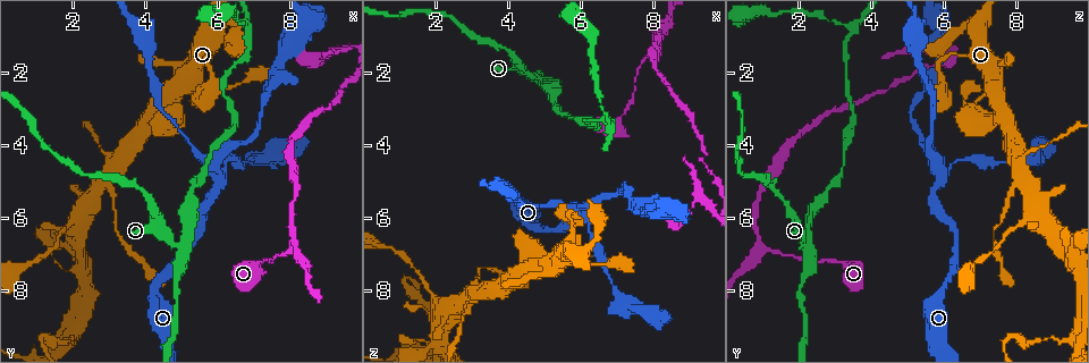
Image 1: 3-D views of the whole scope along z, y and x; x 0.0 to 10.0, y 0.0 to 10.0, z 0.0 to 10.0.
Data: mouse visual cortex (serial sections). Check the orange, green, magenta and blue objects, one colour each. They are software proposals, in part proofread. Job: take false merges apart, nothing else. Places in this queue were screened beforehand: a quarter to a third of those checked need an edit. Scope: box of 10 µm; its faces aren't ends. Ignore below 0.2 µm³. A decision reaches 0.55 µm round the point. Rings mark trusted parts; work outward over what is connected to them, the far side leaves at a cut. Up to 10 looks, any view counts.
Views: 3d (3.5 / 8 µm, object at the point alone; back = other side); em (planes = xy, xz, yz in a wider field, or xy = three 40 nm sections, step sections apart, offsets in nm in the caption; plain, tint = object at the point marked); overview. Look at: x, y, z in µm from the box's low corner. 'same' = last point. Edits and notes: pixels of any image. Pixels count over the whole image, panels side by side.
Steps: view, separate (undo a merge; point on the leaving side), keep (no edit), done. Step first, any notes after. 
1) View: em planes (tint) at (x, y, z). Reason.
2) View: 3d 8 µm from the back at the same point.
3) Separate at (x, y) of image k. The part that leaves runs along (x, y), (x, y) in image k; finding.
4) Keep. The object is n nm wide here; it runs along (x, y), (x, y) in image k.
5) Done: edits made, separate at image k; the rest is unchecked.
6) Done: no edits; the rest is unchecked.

View: 3d 3.5 µm from the back at (6.05, 4.85, 5.90). Four arms meet.

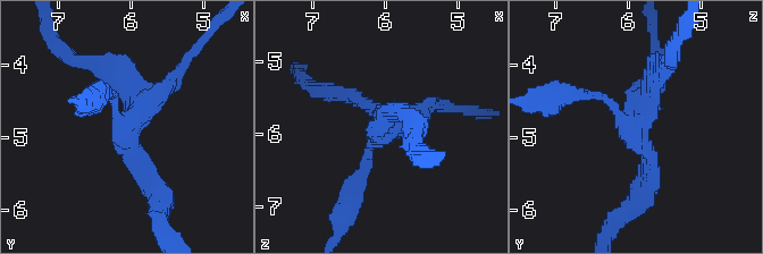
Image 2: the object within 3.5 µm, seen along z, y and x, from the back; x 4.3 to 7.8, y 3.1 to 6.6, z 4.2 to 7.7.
View: em planes (tint) at (6.00, 4.90, 5.90). 4 arms meet here; the arms are 150, 250, 250, 300 nm wide.

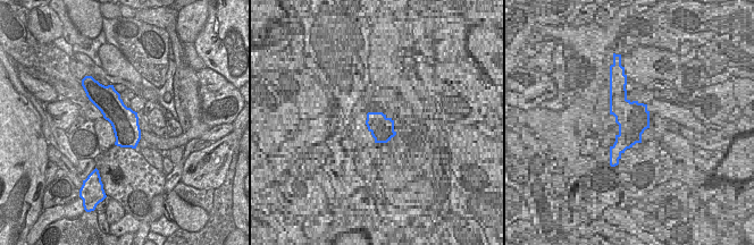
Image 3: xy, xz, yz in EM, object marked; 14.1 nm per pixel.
Keep. It runs along (160, 191), (115, 69) in image 2; all the same cell.

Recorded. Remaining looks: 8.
View: 3d 3.5 µm at (8.05, 6.85, 1.25). A fork.

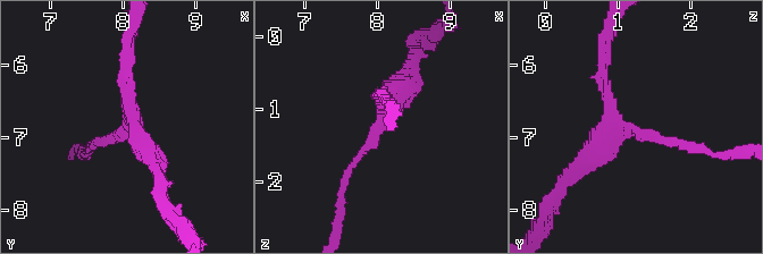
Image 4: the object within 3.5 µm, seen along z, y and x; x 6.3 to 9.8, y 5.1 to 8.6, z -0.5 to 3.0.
View: em planes (tint) at (8.05, 6.85, 1.20).

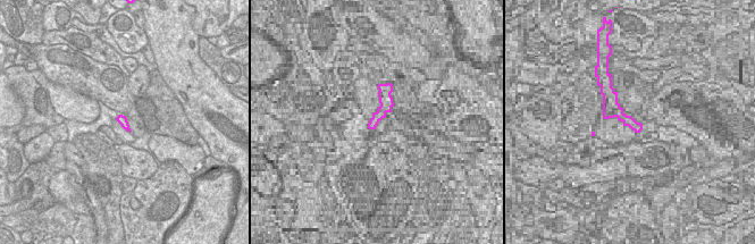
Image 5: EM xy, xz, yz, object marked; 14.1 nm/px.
Keep. The arms are 150, 200, 300 nm wide; all the same cell.

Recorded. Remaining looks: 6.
View: 3d 3.5 µm at (4.95, 6.90, 2.35). Sharp bend.

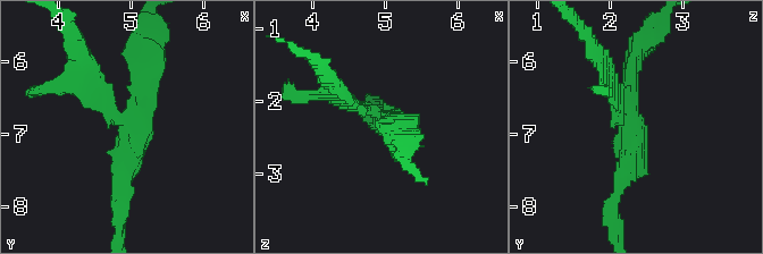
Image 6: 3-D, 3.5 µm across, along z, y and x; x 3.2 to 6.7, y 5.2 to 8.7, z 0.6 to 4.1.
View: em xy step 1 (tint) at (5.00, 6.90, 2.30). Need the tissue.

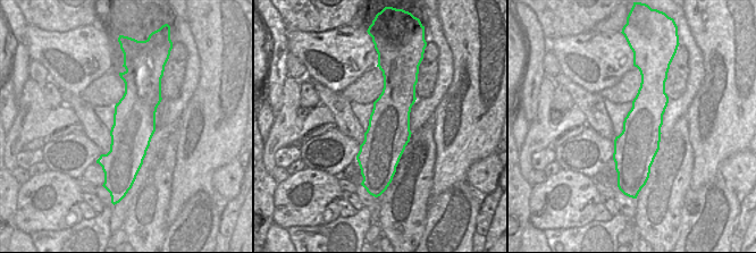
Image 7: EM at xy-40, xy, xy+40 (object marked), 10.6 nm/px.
Separate at (626, 70) of image 6. The object is 460 nm wide here; the part that leaves runs along (620, 119), (646, 42) in image 6; two cells meet here.

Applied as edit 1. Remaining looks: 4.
View: overview. Redraw.

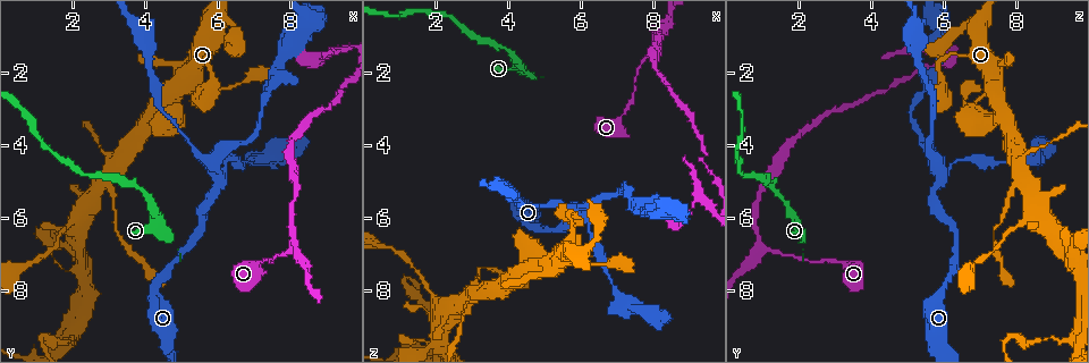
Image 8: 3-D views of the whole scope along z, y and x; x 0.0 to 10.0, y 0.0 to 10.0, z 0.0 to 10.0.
View: 3d 3.5 µm at (3.20, 4.50, 8.05). Three arms meet.

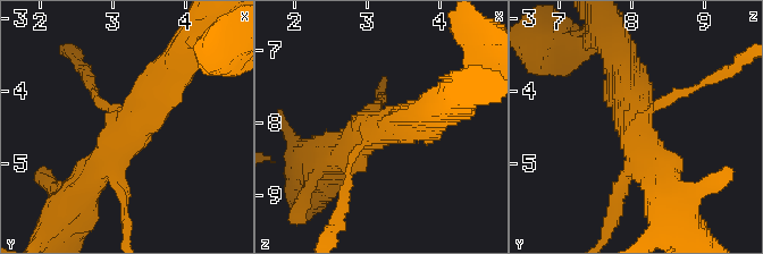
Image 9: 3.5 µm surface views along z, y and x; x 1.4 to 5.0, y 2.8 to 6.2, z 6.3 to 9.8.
View: em xy step 1 (tint) at (3.25, 4.50, 8.05).

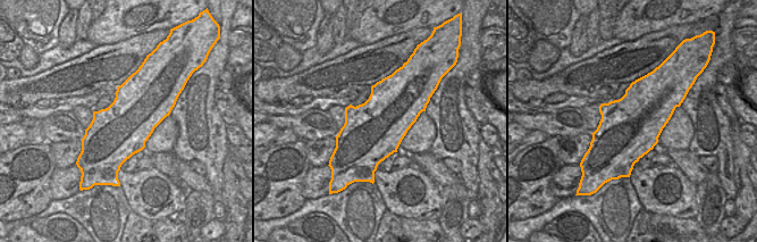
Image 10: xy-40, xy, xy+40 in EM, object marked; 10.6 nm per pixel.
View: em xy step 2 (tint) at the same point. Cut it another way.

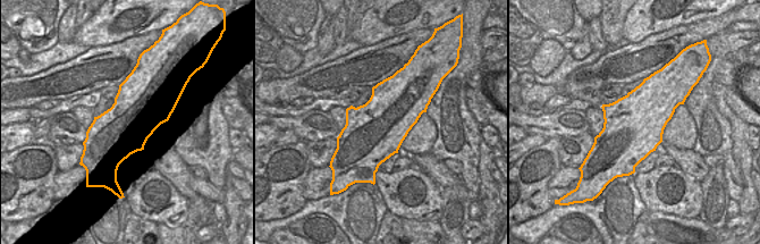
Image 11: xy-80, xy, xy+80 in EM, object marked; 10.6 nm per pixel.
Keep. It runs along (175, 70), (150, 108), (84, 185) in image 9; all the same cell.

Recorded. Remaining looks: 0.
Done: edits made, separate at image 6; the rest is unchecked.

